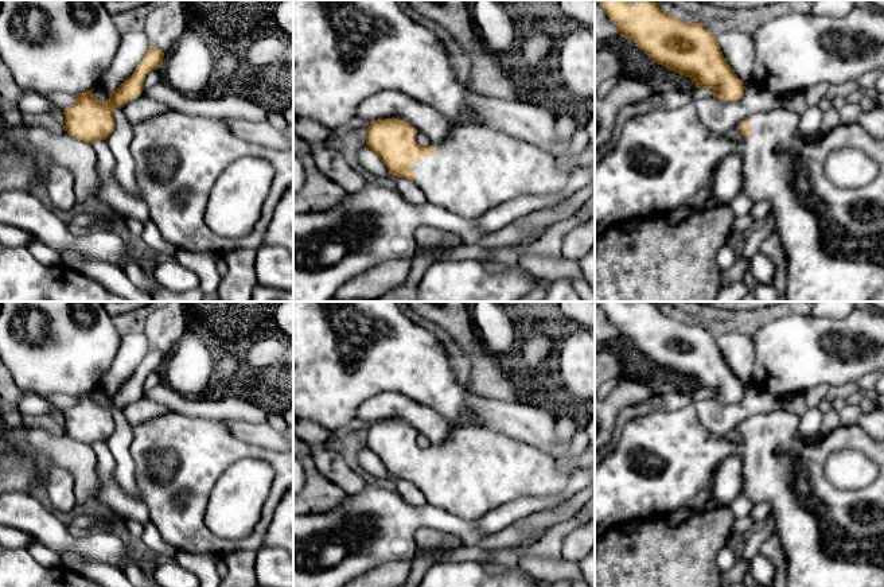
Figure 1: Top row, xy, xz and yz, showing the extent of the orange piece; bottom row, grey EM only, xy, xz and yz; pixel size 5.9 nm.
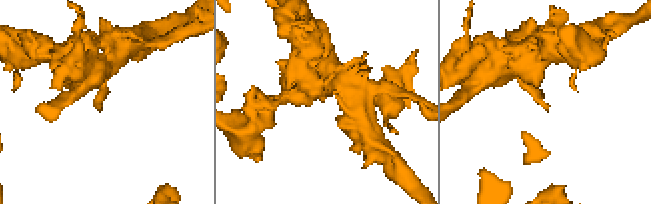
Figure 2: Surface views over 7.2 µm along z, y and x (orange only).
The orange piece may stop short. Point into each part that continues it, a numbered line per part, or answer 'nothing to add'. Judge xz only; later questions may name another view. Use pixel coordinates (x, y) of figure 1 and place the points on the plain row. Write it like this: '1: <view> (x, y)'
1: xz (343, 352)

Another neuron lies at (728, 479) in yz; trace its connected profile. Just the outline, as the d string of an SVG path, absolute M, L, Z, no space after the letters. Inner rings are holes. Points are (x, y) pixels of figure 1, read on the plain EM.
M737 455L724 459L714 477L713 498L720 508L728 508L741 491L741 459Z

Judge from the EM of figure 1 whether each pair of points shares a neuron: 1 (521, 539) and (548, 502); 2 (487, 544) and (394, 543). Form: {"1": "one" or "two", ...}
{"1": "two", "2": "two"}

